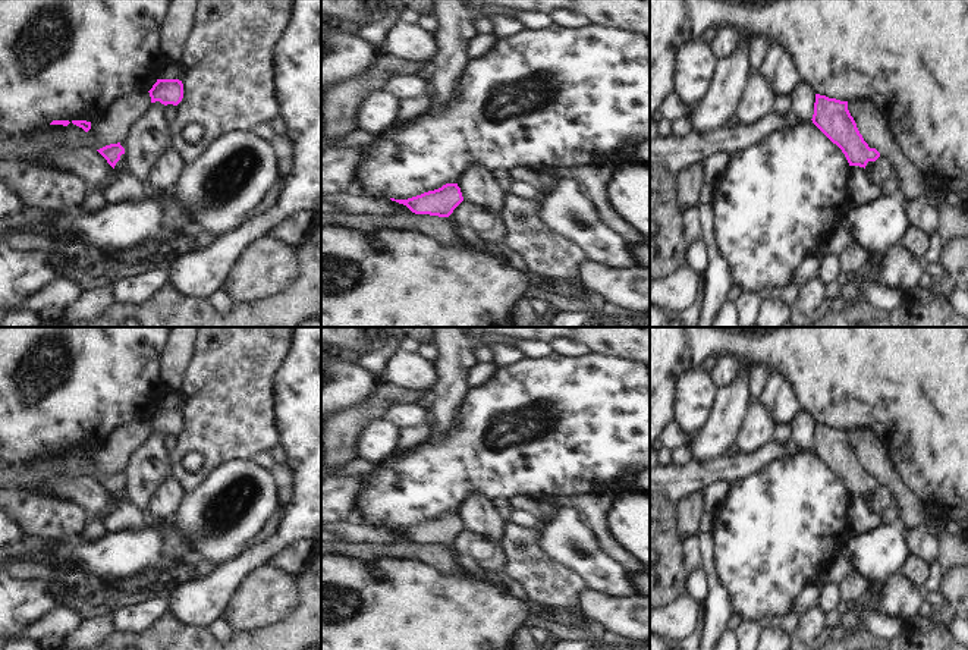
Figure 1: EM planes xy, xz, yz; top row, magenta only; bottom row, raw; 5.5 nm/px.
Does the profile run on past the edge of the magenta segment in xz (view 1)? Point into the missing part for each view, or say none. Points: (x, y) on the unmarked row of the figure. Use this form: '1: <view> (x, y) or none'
1: xz (461, 571)

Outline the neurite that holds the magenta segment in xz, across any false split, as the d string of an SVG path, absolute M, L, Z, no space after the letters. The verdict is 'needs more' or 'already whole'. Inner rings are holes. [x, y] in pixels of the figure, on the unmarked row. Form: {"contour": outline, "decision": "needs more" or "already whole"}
{"contour": "M446 512L439 518L428 519L408 528L390 528L406 534L415 543L443 546L453 556L453 575L459 580L471 575L471 572L462 565L461 558L456 556L456 550L452 544L453 538L463 530L458 512Z", "decision": "needs more"}

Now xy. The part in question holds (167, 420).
{"contour": "M157 408L148 421L151 431L160 430L164 434L177 434L183 427L183 412L179 408Z", "decision": "already whole"}

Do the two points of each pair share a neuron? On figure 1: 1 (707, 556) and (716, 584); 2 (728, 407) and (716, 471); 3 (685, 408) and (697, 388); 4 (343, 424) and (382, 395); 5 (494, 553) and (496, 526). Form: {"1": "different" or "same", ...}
{"1": "same", "2": "different", "3": "same", "4": "same", "5": "different"}

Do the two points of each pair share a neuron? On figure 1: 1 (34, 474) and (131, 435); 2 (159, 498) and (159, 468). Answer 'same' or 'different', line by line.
1: same
2: different

